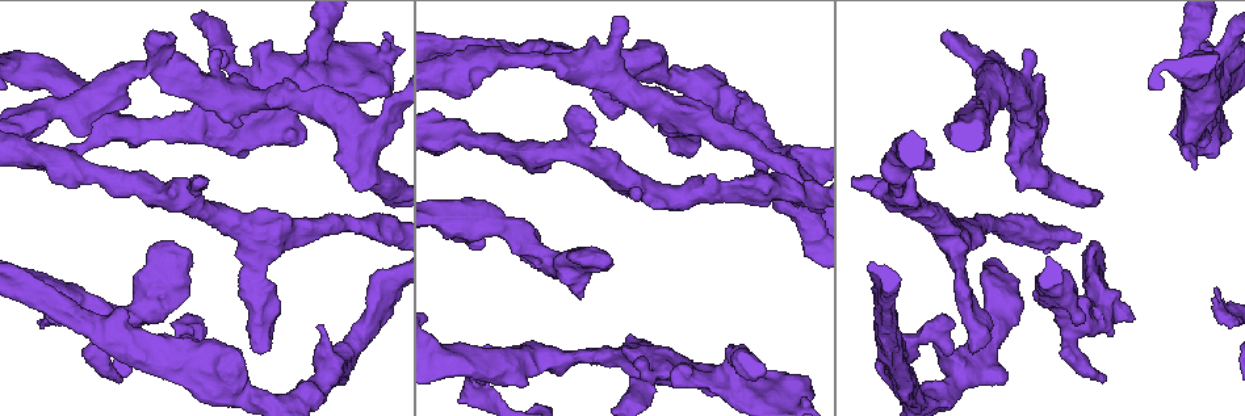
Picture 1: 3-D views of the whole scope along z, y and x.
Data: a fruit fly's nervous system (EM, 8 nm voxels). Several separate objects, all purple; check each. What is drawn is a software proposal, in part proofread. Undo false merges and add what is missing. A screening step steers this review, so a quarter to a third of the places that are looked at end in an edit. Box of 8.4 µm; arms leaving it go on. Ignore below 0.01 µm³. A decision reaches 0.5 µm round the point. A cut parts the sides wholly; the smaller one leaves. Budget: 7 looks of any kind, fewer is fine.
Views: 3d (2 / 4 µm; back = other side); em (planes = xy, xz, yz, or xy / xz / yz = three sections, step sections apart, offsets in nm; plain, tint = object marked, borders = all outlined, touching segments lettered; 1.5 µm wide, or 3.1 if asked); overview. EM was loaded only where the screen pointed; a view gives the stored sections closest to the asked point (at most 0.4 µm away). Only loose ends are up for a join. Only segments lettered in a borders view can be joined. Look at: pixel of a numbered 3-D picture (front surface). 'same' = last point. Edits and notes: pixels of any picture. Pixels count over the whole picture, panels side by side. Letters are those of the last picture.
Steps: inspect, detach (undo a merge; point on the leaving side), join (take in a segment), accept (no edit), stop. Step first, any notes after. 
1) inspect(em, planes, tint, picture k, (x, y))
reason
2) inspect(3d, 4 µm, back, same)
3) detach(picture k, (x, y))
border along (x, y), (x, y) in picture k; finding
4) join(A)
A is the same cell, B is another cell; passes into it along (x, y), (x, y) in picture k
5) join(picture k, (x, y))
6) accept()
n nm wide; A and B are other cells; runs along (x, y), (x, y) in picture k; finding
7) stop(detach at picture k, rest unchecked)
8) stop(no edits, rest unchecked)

inspect(em, planes, borders, picture 1, (1025, 50))
branch stops here

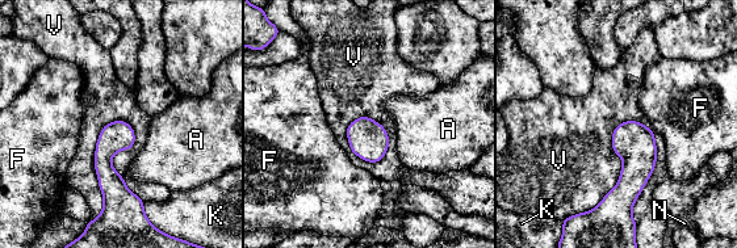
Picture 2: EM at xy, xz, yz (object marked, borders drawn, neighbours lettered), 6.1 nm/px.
accept()
A, F, K, N and V are other cells; none of them fits

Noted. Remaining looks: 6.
inspect(3d, 4 µm, picture 1, (263, 353))
free end

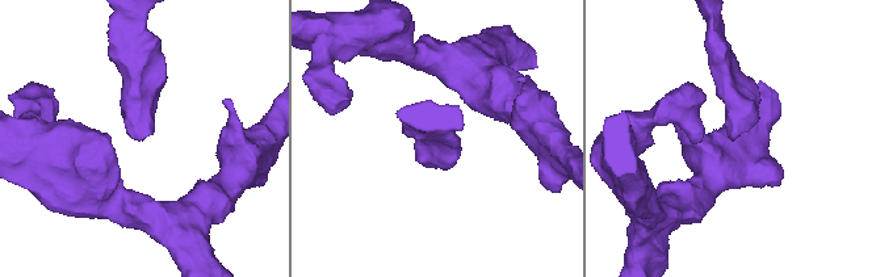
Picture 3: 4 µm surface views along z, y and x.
inspect(em, planes, borders, picture 3, (142, 138))

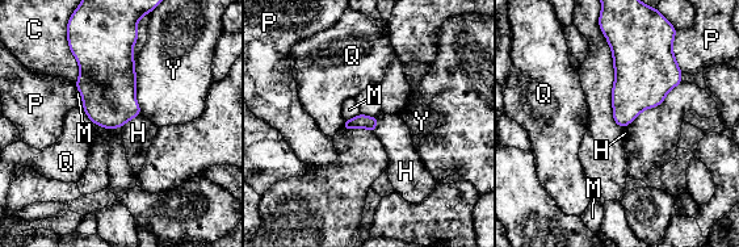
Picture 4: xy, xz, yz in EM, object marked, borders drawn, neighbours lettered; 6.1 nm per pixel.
accept()
C, H, M, P, Q and Y are other cells; border along (141, 114), (127, 120), (121, 126) in picture 4; none of them fits

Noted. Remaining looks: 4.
inspect(em, planes, borders, picture 1, (120, 381))
free end

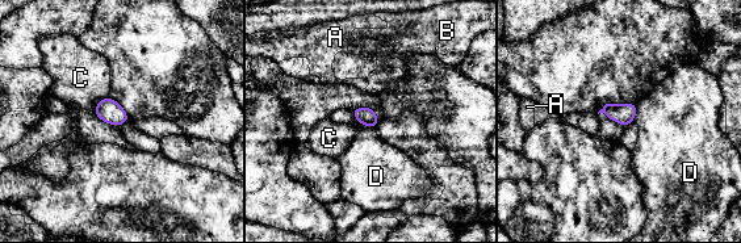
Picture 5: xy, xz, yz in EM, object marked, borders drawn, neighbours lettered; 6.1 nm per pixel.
accept()
A, B, C and D are other cells; no lettered segment goes on from it

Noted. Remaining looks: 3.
stop(no edits, rest unchecked)

